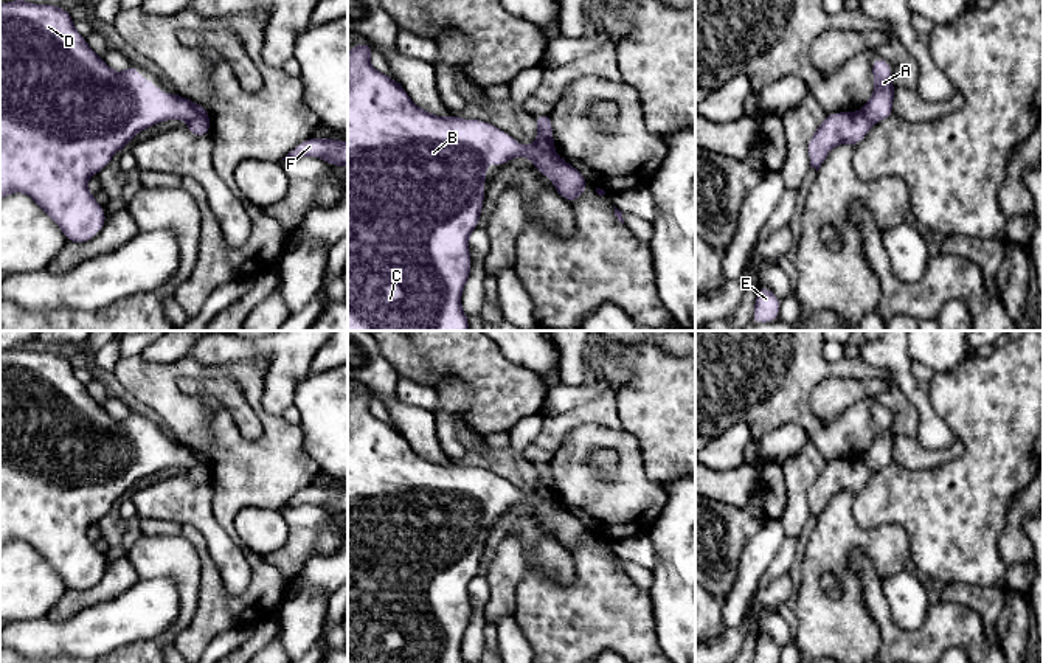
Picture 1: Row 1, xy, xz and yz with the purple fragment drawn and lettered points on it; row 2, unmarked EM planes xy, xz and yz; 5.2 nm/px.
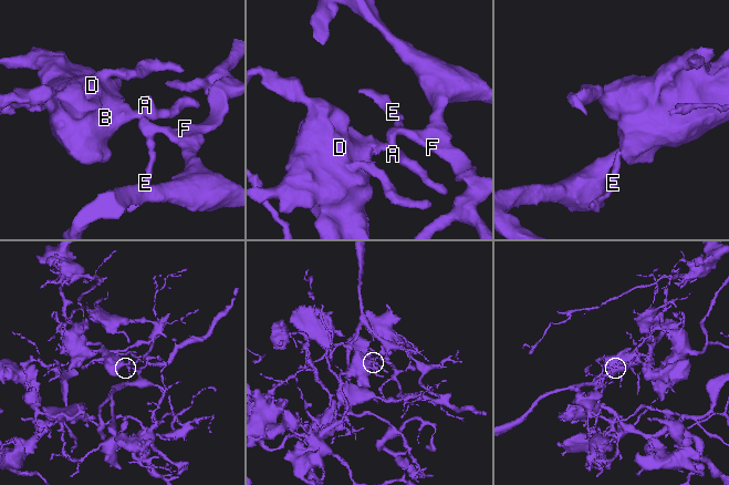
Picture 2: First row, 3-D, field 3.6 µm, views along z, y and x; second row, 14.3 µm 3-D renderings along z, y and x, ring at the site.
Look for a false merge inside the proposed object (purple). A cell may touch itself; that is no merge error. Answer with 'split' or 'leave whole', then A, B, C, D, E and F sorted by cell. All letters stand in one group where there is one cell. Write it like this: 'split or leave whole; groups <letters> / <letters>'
split; groups A B C D / E F

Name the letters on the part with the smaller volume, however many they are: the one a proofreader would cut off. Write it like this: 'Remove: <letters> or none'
Remove: A, B, C, D

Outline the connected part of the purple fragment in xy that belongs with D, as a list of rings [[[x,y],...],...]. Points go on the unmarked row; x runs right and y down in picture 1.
[[[23,346],[0,352],[0,548],[12,540],[28,542],[62,578],[68,590],[93,587],[106,571],[106,559],[87,536],[90,525],[129,492],[135,483],[166,467],[191,469],[208,456],[172,439],[163,441],[130,413],[113,419],[87,391],[67,357],[28,351]]]

